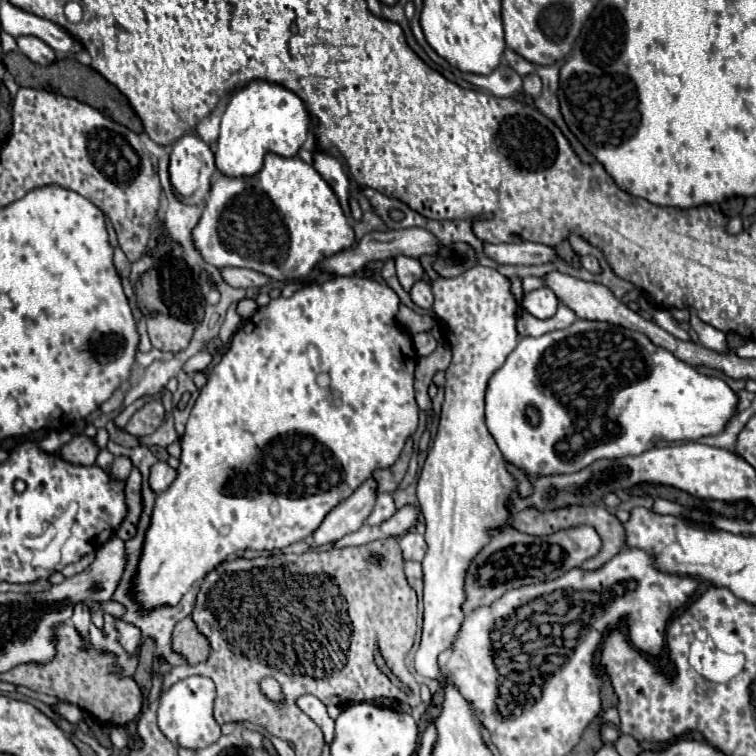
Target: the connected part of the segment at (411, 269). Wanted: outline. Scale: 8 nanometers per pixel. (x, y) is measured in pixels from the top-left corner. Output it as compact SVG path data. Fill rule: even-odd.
M399 255L399 257L395 259L395 263L397 263L397 279L399 279L401 287L403 287L405 291L411 291L413 283L417 283L417 281L423 279L423 267L421 267L419 259Z

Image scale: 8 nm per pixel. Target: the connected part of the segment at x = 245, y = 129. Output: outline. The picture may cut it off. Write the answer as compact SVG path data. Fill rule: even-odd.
M251 81L245 87L233 91L231 103L221 117L221 133L217 139L215 161L217 169L225 175L251 177L263 167L263 155L267 151L295 157L307 139L311 129L311 117L305 103L287 87L267 81Z

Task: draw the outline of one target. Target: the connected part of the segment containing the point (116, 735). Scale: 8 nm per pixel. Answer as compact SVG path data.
M114 725L111 729L110 740L113 746L117 749L126 747L128 743L126 728L121 725Z

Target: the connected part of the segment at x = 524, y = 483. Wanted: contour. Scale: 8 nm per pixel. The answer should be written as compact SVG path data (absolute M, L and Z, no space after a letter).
M507 462L506 467L509 473L511 473L511 475L513 475L517 481L519 481L519 487L517 487L517 495L519 495L519 497L529 497L529 495L533 493L533 485L531 485L529 477L527 477L527 475L525 475L521 470Z

